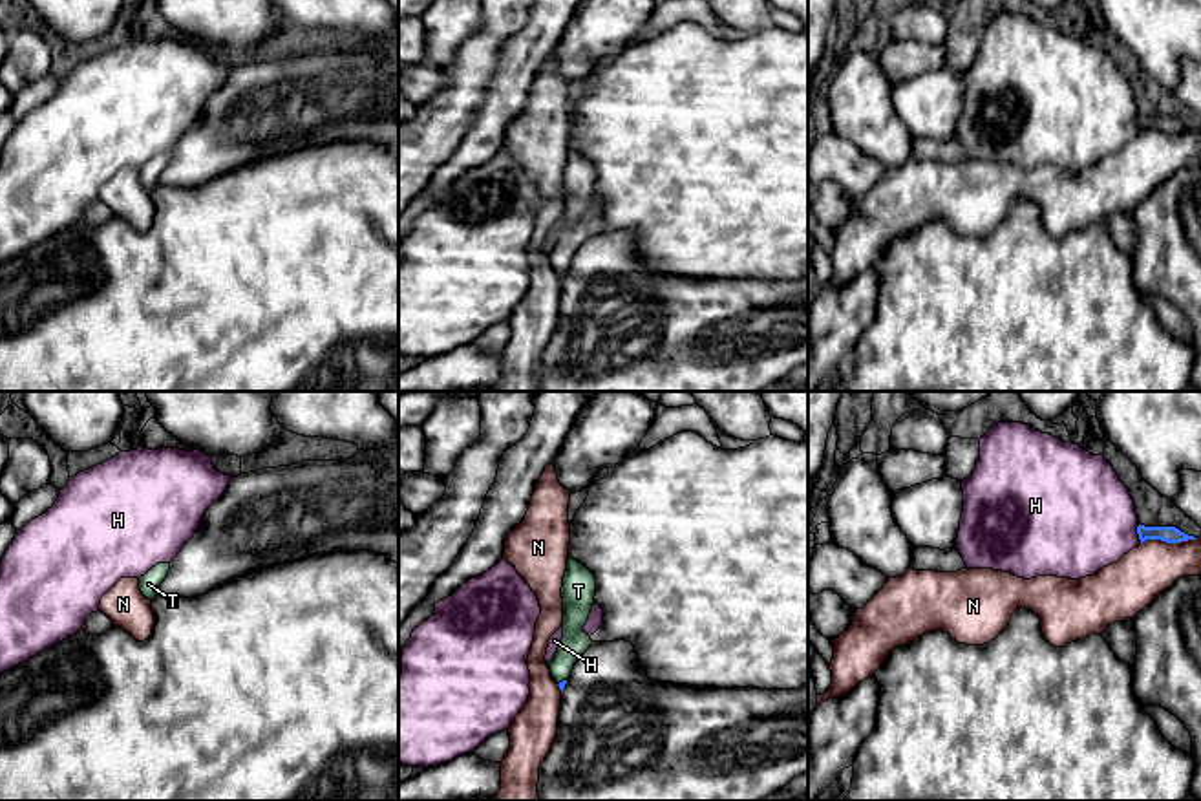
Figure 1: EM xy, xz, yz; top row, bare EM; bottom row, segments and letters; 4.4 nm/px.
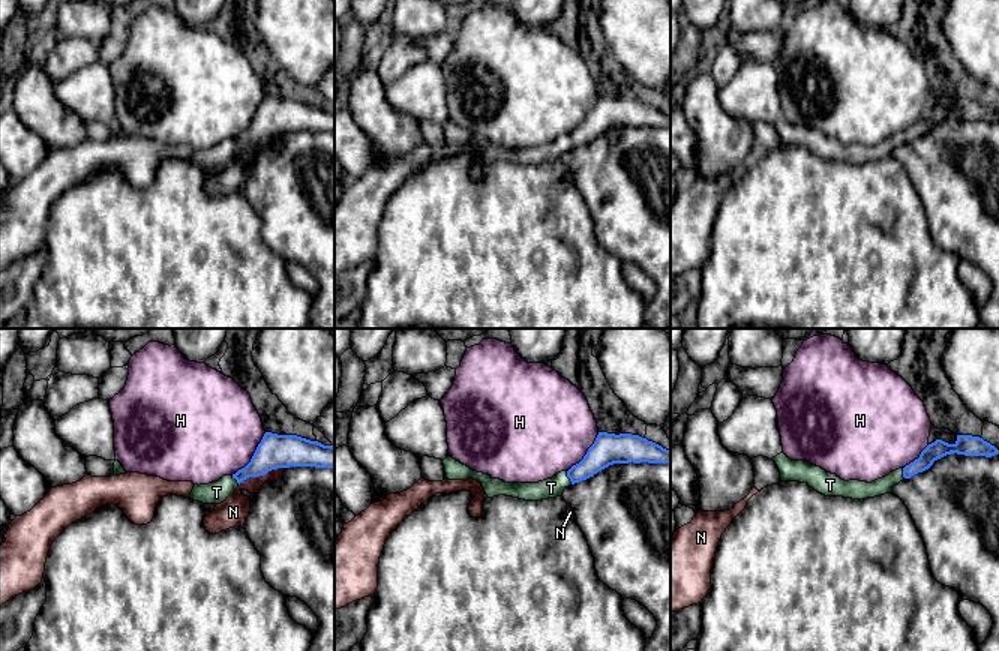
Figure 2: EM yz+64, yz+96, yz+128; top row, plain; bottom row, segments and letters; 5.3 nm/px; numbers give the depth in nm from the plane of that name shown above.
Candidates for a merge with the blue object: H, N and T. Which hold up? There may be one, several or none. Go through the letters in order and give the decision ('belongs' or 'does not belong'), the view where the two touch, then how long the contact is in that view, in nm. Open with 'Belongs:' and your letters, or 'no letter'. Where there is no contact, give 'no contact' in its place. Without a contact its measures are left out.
Belongs: T
H: does not belong | yz | 90 nm
N: does not belong | yz | 240 nm
T: belongs | xz | 50 nm

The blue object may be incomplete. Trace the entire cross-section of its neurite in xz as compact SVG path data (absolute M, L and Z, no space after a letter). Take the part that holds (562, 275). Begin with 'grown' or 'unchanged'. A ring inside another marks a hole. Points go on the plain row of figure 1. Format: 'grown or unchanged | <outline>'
grown | M569 144L563 166L563 229L556 247L548 252L552 269L563 282L578 249L590 238L592 230L583 221L596 187L594 165Z

